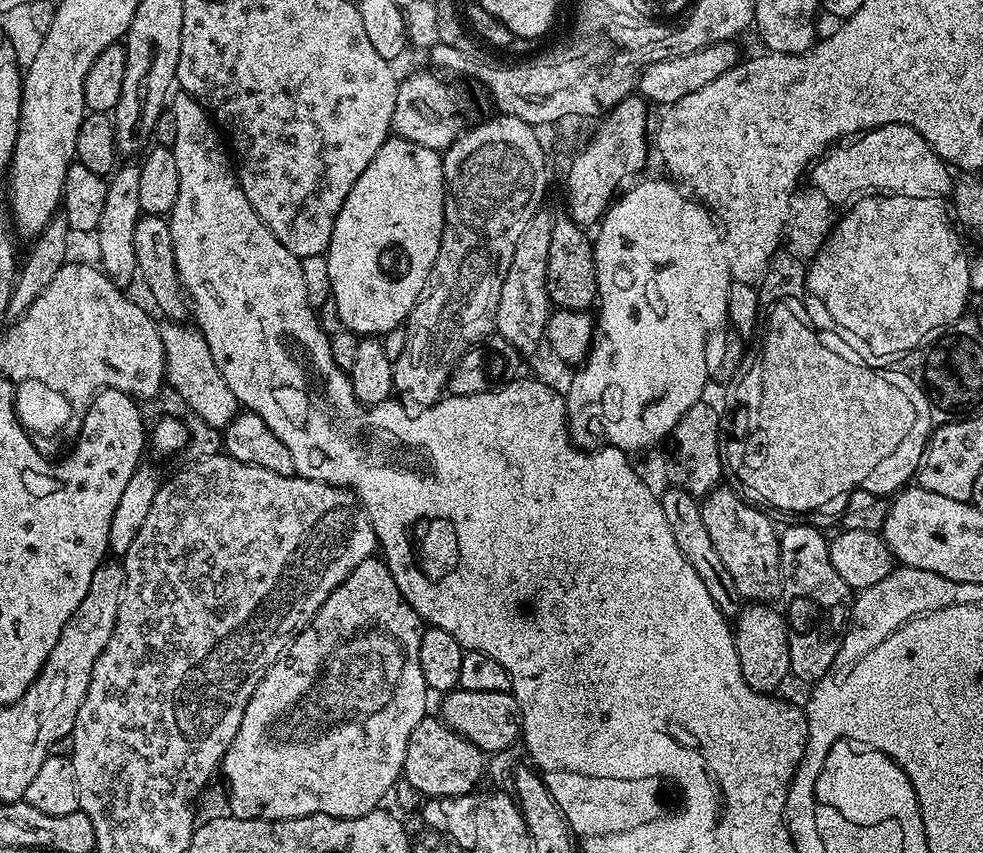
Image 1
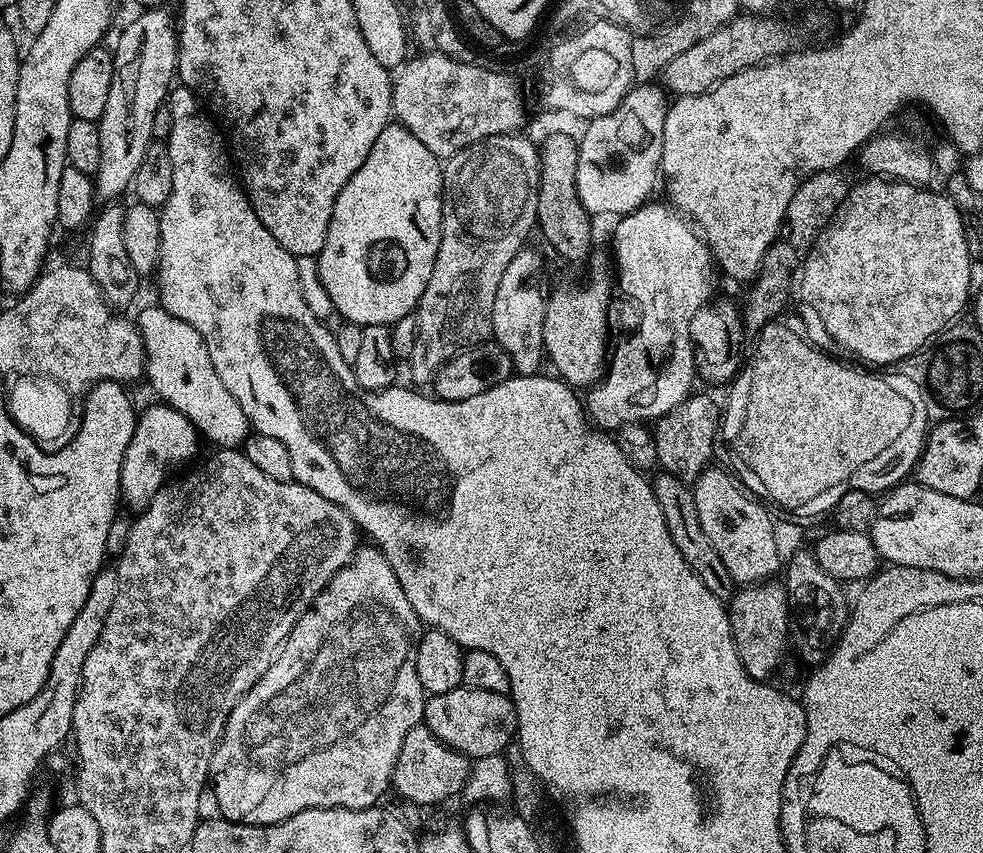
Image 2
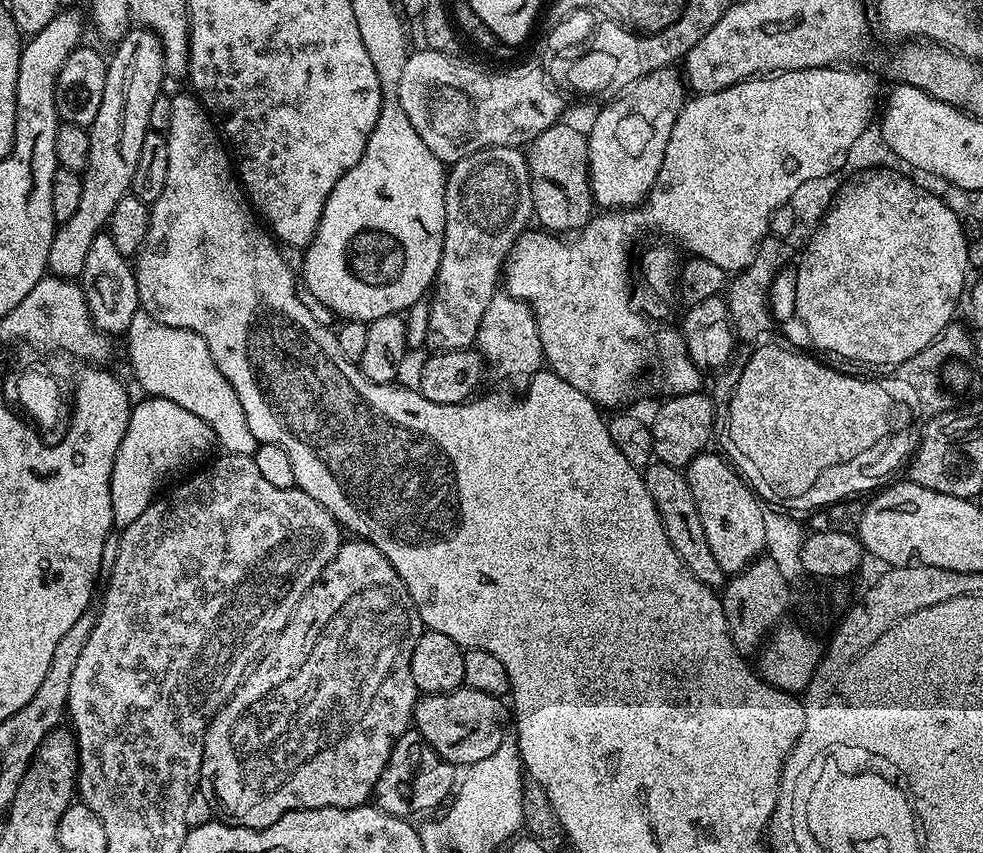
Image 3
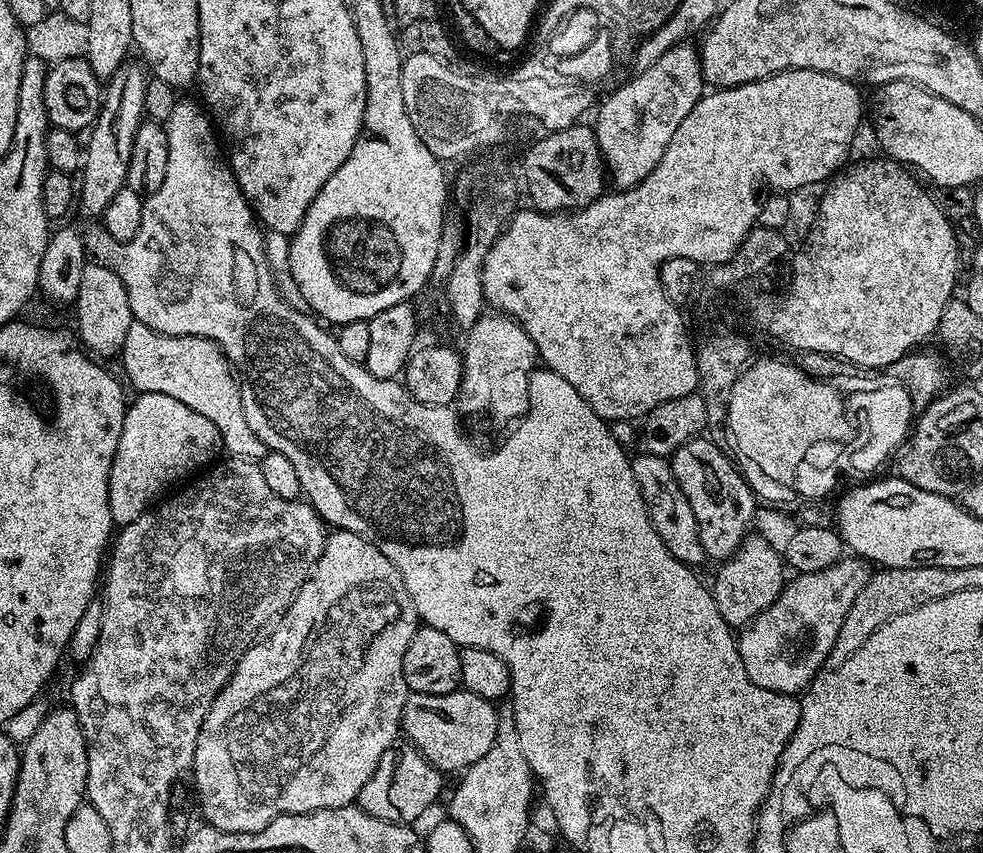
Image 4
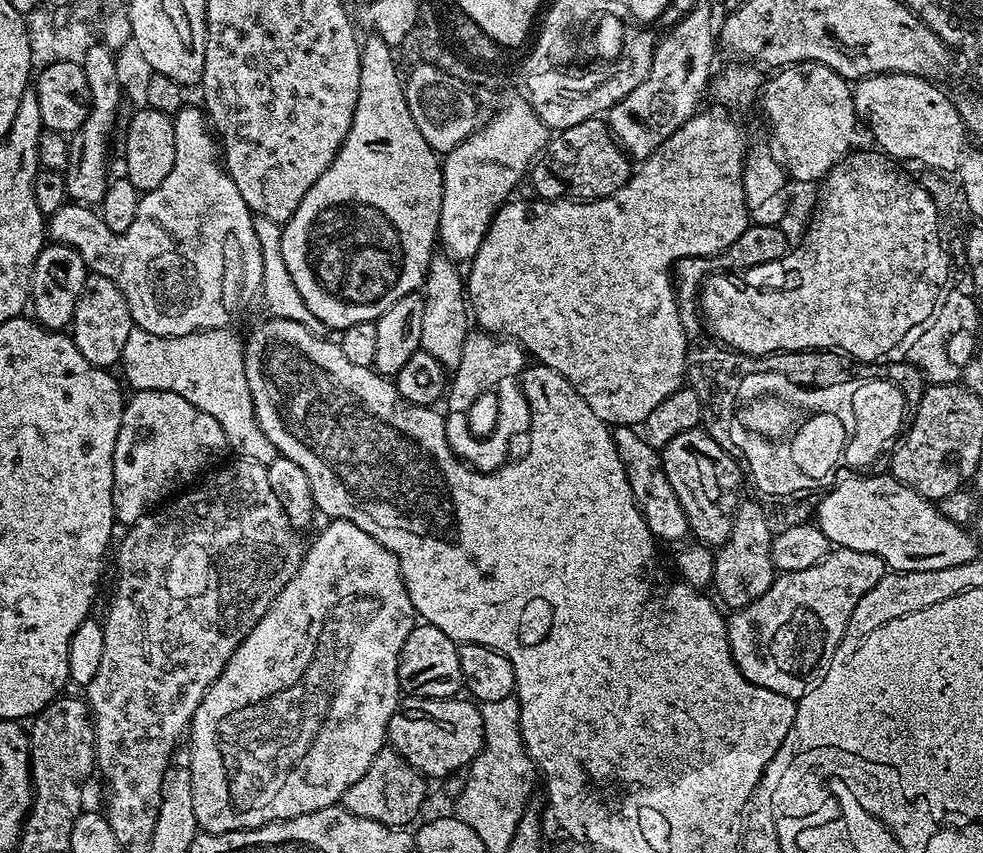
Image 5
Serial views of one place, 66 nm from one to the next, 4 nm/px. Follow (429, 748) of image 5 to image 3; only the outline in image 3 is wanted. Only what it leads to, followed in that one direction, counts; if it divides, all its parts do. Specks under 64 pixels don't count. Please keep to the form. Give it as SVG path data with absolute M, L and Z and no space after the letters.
M461 686L452 692L421 695L416 701L414 728L443 760L467 766L490 758L506 742L504 735L510 732L510 712L501 697Z

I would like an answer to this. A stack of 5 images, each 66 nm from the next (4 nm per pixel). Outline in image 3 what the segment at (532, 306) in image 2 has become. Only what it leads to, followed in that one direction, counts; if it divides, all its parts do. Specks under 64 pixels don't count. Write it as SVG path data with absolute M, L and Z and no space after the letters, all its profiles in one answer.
M497 291L482 314L482 326L478 326L475 347L484 357L487 367L498 375L510 378L514 374L528 374L533 377L545 367L542 338L538 334L538 322L532 308L524 300L509 296L507 291Z

